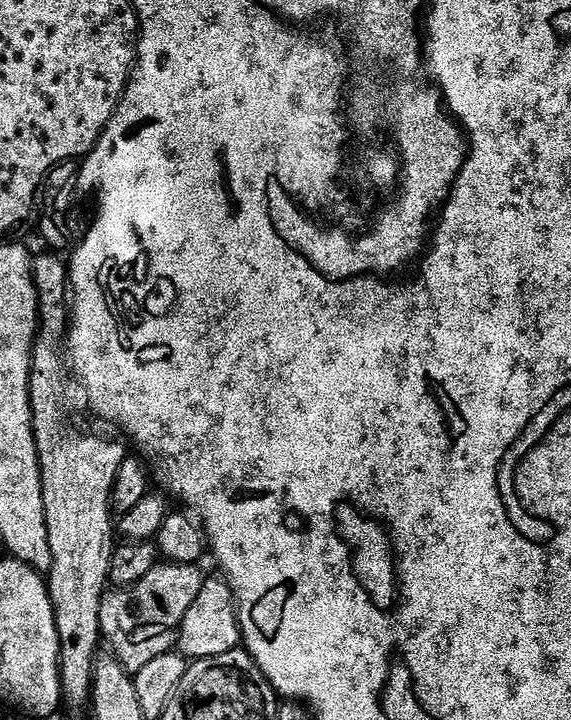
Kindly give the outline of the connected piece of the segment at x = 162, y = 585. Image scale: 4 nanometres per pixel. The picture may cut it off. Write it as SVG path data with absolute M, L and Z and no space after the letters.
M164 562L130 588L105 591L100 607L100 631L127 672L135 674L142 666L154 662L154 658L177 647L182 620L190 606L194 606L194 598L198 598L198 590L205 581L198 569L196 564Z

